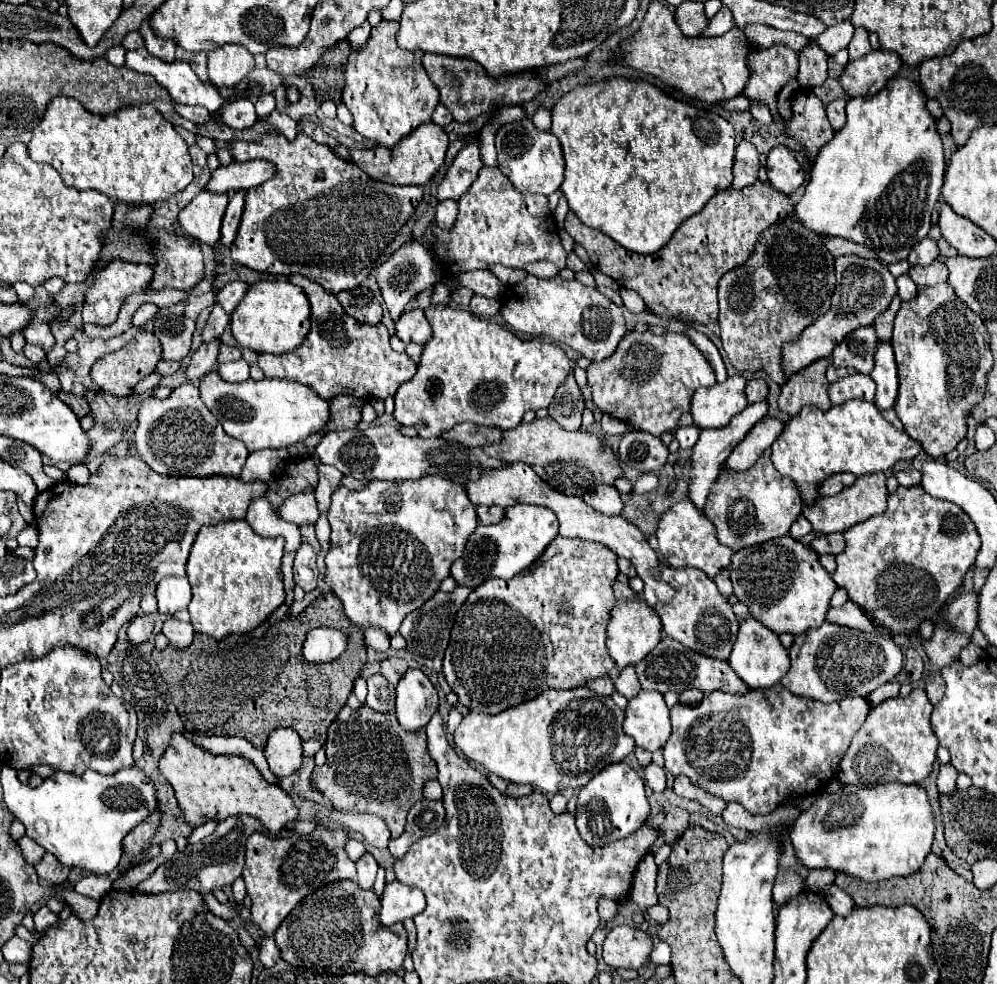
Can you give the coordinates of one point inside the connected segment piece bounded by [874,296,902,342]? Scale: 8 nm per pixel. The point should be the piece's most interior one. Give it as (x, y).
(884, 323)

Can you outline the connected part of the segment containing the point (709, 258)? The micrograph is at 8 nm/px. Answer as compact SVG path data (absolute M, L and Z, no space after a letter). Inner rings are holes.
M756 180L740 190L726 188L718 192L706 208L688 218L656 254L626 250L600 230L584 226L572 210L566 216L564 228L576 244L586 248L596 270L614 278L618 286L636 290L650 310L660 312L662 316L684 316L694 324L712 324L718 320L718 280L724 272L730 272L730 268L744 264L744 260L752 256L760 232L764 232L768 224L776 224L776 220L784 220L784 216L792 214L794 204L790 202L790 196L776 192L768 182Z

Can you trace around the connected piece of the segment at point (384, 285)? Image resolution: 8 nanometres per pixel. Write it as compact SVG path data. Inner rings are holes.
M408 242L404 244L398 252L394 252L380 268L378 268L378 274L376 274L376 280L378 280L378 286L382 290L382 298L384 298L384 304L386 308L390 310L390 316L393 321L397 321L402 314L402 310L406 308L406 304L416 296L420 294L422 290L430 288L436 284L436 278L438 278L438 262L434 260L434 256L422 248L418 242Z

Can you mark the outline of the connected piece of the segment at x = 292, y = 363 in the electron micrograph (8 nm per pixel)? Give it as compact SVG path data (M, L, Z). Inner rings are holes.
M294 274L290 282L300 286L310 302L310 332L304 342L286 354L260 354L258 366L266 378L296 380L310 386L318 396L354 396L364 400L394 396L398 386L410 380L416 372L416 362L406 352L394 352L390 346L390 334L384 324L360 324L340 308L334 294L310 282L306 276Z

